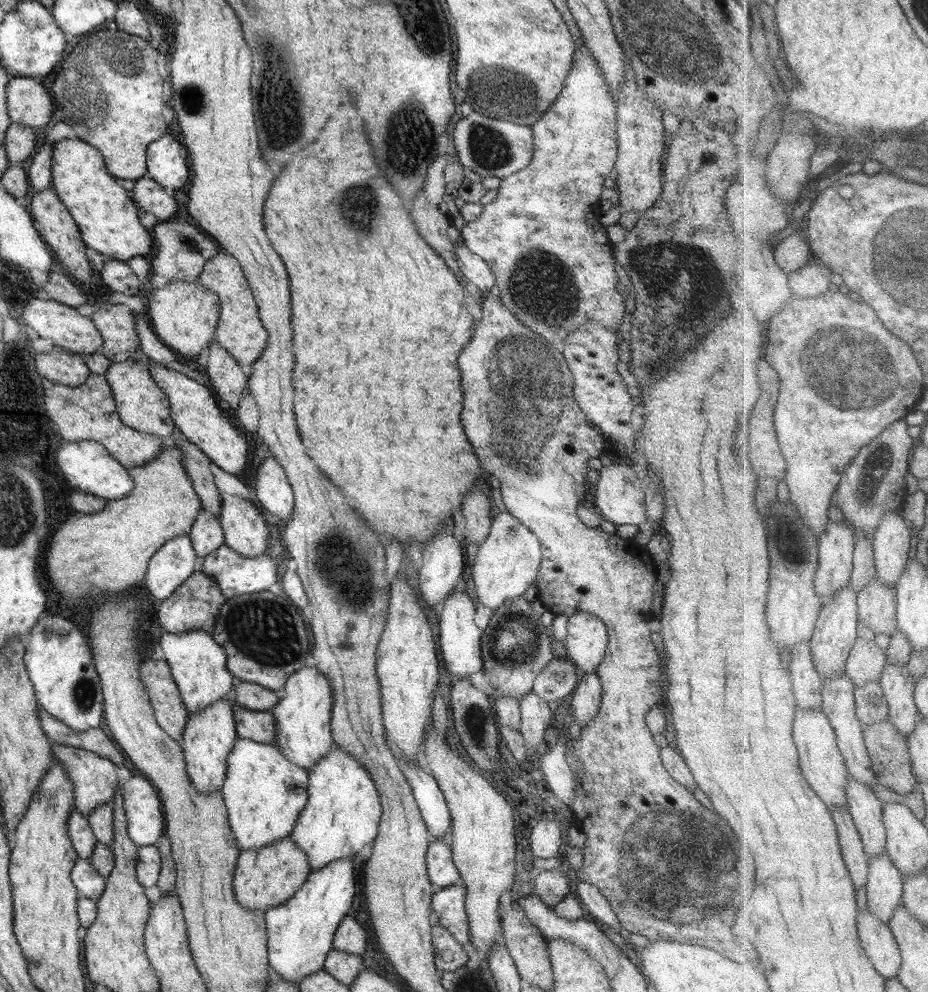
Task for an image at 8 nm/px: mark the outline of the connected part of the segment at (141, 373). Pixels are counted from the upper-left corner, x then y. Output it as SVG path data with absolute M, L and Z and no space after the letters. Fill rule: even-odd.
M141 350L136 351L124 362L113 362L104 376L112 389L112 396L116 401L116 413L120 415L122 423L136 431L153 434L169 441L174 434L175 426L172 422L168 396L152 379L150 373L152 362L153 360Z

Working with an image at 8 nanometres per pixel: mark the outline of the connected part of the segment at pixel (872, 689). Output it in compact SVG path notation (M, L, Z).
M882 680L858 688L857 704L864 728L885 722L891 714L891 705L887 695L884 694Z

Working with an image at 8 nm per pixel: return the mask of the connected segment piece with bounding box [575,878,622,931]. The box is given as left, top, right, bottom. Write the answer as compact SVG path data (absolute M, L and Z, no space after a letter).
M580 880L576 886L576 896L580 902L584 904L587 914L591 918L598 918L603 924L608 924L610 928L619 931L622 928L621 922L618 920L616 913L612 910L612 905L608 903L608 899L592 884Z

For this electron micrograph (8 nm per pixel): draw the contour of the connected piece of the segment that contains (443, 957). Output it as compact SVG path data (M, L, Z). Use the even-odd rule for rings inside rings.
M442 925L432 927L435 965L440 972L452 972L467 964L468 954Z

